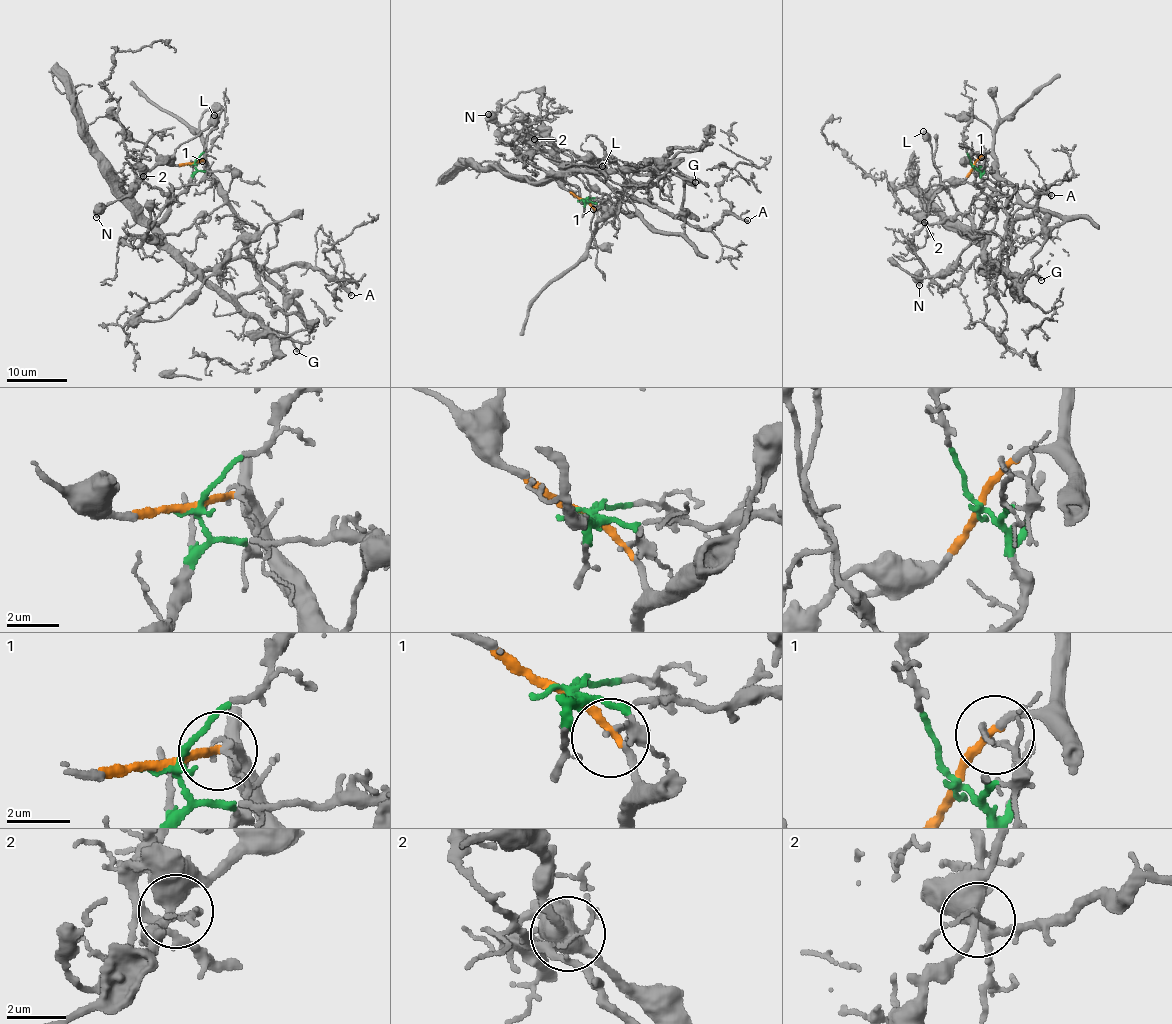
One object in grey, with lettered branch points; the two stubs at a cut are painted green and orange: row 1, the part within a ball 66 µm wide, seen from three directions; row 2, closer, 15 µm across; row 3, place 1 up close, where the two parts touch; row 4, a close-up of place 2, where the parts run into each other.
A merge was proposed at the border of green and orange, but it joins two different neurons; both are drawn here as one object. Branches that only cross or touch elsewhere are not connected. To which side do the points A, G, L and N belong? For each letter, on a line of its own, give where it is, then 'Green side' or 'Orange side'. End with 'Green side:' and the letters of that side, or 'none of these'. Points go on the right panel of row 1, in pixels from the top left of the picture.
A: Place: (1051, 195). Green side
G: Place: (1041, 280). Orange side
L: Place: (923, 131). Orange side
N: Place: (919, 285). Orange side
Green side: A

